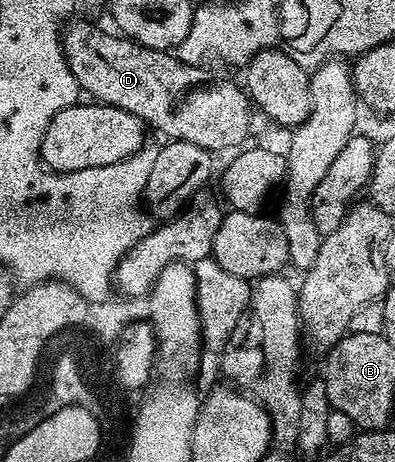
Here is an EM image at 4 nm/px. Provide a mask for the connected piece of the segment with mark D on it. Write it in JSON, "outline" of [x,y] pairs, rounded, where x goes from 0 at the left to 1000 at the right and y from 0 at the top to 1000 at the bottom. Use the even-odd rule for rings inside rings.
{"outline":[[[203,41],[162,58],[157,95],[190,177],[218,210],[342,247],[385,284],[390,277],[410,286],[428,303],[494,307],[494,316],[514,316],[542,333],[557,333],[567,320],[608,323],[628,305],[620,301],[643,236],[628,199],[603,175],[597,182],[590,173],[557,173],[519,156],[516,145],[476,139],[430,110],[362,102],[324,80],[266,69],[243,50]]]}

